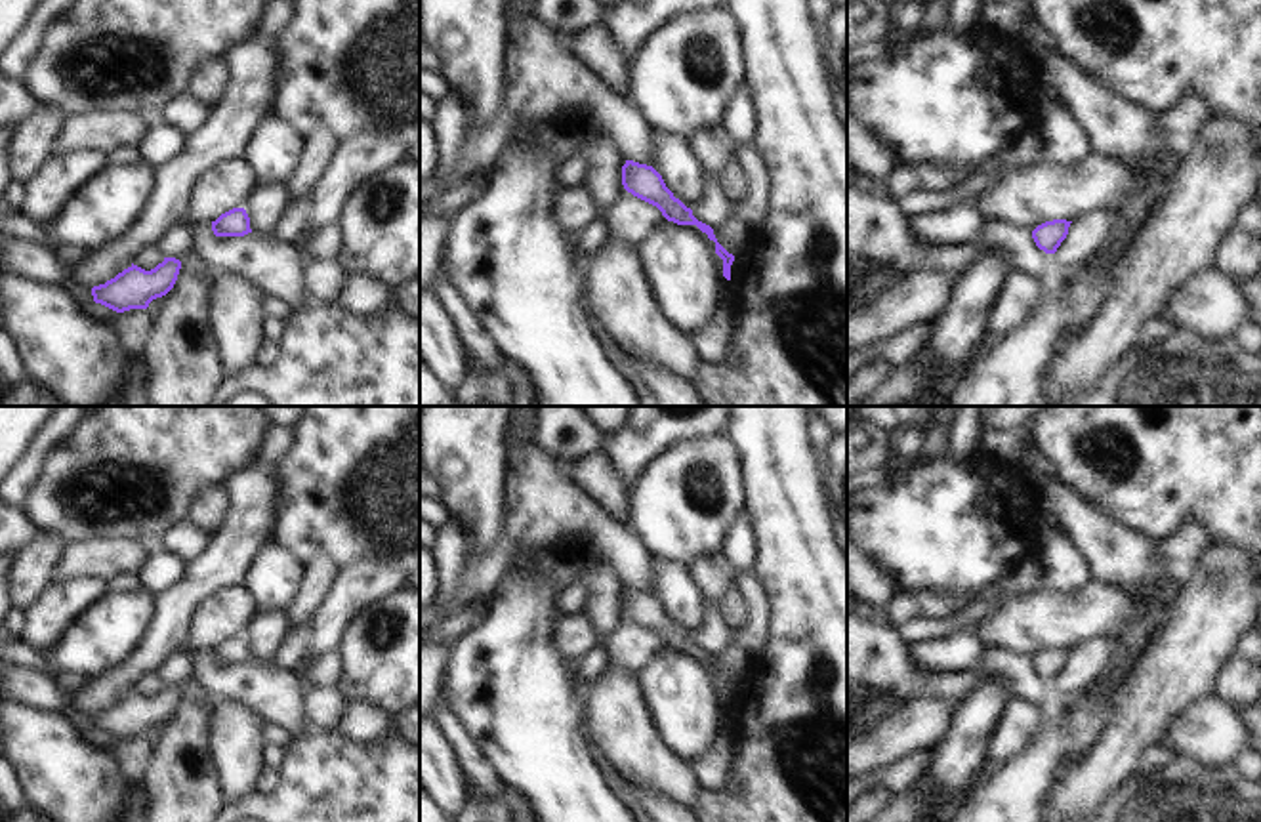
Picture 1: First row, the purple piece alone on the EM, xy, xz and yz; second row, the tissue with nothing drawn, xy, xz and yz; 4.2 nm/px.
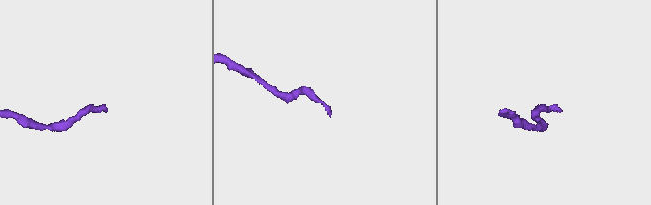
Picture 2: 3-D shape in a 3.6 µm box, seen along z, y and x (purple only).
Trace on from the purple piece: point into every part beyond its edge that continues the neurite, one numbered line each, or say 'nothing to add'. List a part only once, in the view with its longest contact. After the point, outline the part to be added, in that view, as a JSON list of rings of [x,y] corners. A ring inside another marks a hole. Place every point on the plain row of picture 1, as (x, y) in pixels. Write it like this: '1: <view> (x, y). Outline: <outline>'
nothing to add

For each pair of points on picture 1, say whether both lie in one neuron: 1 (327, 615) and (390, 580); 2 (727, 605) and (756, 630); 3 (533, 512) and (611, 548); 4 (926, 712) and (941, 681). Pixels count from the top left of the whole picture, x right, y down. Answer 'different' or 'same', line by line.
1: same
2: different
3: same
4: different

